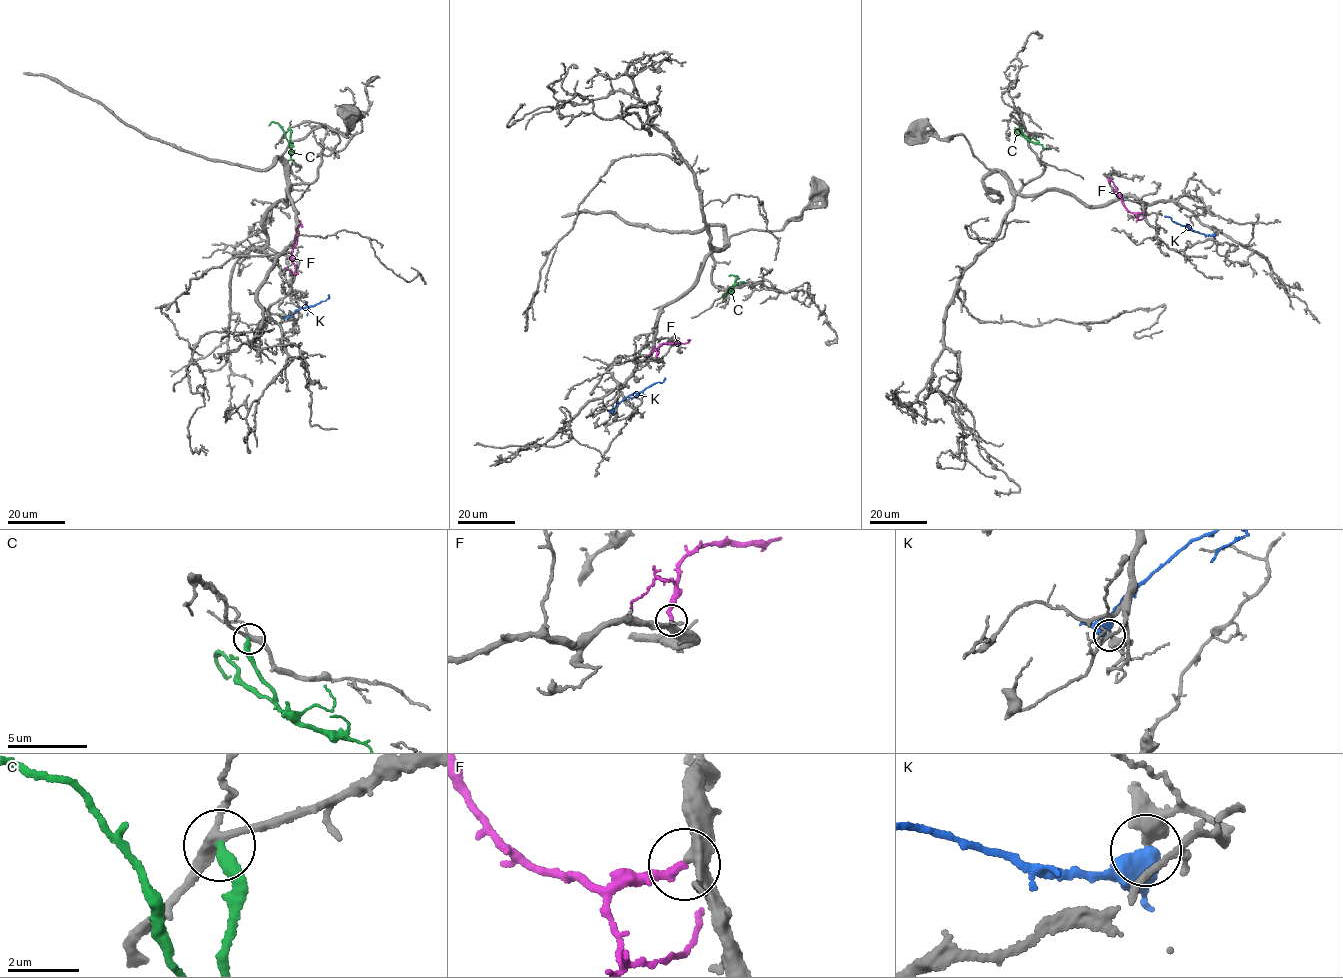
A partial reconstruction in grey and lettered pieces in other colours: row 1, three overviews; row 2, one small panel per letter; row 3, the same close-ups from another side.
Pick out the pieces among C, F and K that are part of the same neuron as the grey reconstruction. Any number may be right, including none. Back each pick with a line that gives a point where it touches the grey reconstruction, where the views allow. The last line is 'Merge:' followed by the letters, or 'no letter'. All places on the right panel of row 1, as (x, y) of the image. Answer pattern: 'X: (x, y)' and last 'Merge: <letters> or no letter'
F: (1142, 212)
Merge: F

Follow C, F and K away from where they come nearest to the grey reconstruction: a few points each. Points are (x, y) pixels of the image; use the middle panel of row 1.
C: (743, 283), (735, 282), (736, 276), (728, 275)
F: (656, 357), (661, 344), (682, 343), (688, 339)
K: (613, 413), (627, 397), (663, 382), (665, 378)

